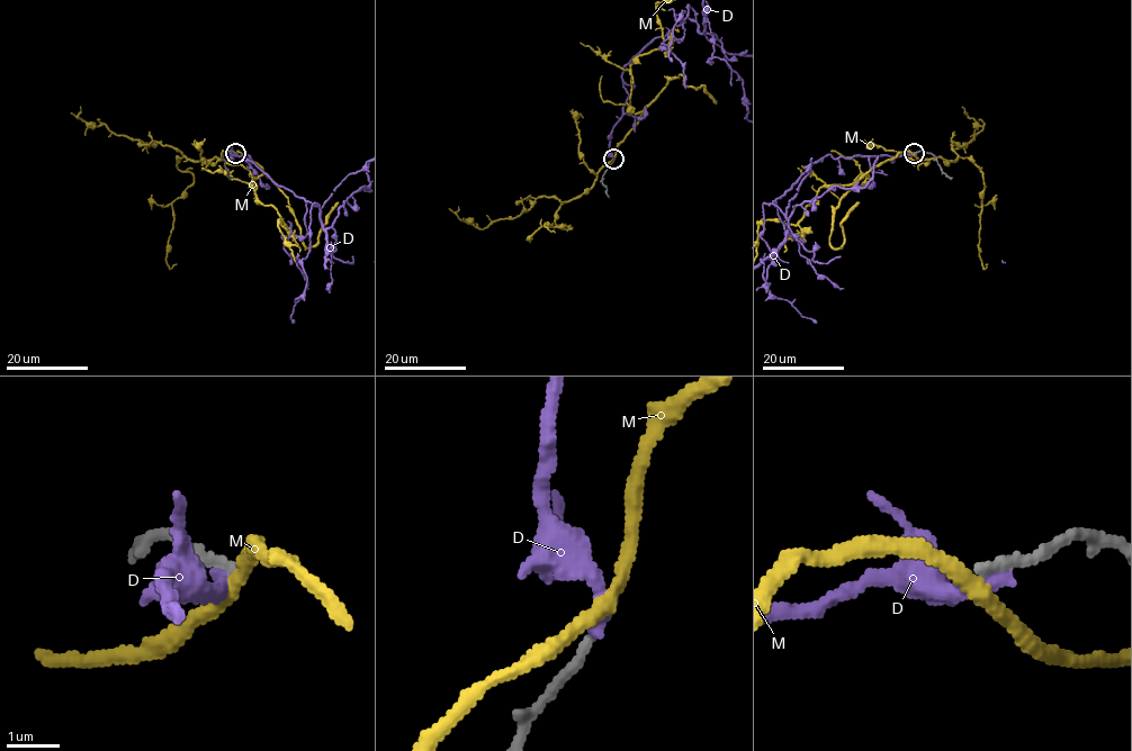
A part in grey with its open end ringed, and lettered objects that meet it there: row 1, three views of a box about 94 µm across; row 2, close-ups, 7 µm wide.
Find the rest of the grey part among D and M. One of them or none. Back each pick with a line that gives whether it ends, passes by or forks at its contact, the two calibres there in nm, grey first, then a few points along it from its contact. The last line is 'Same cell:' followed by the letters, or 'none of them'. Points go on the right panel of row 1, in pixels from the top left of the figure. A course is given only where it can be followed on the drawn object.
Same cell: none of them

